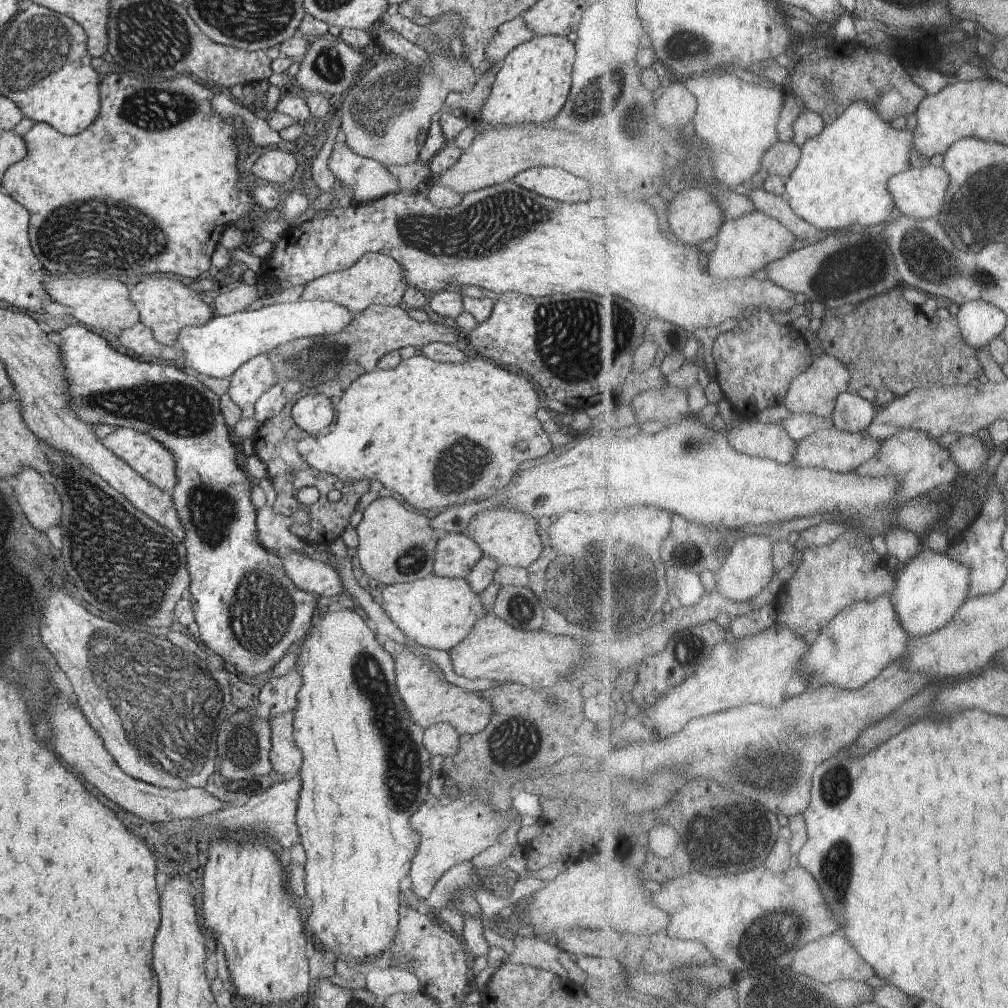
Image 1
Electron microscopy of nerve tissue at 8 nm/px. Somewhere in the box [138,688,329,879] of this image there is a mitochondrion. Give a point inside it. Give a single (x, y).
(244, 745)

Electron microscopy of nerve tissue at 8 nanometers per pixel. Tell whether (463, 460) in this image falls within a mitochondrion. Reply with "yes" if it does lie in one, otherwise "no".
yes

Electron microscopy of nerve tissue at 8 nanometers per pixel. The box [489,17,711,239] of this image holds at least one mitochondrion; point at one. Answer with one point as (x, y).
(591, 98)

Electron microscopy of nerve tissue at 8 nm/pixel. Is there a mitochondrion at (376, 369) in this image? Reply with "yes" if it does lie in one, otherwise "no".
no

